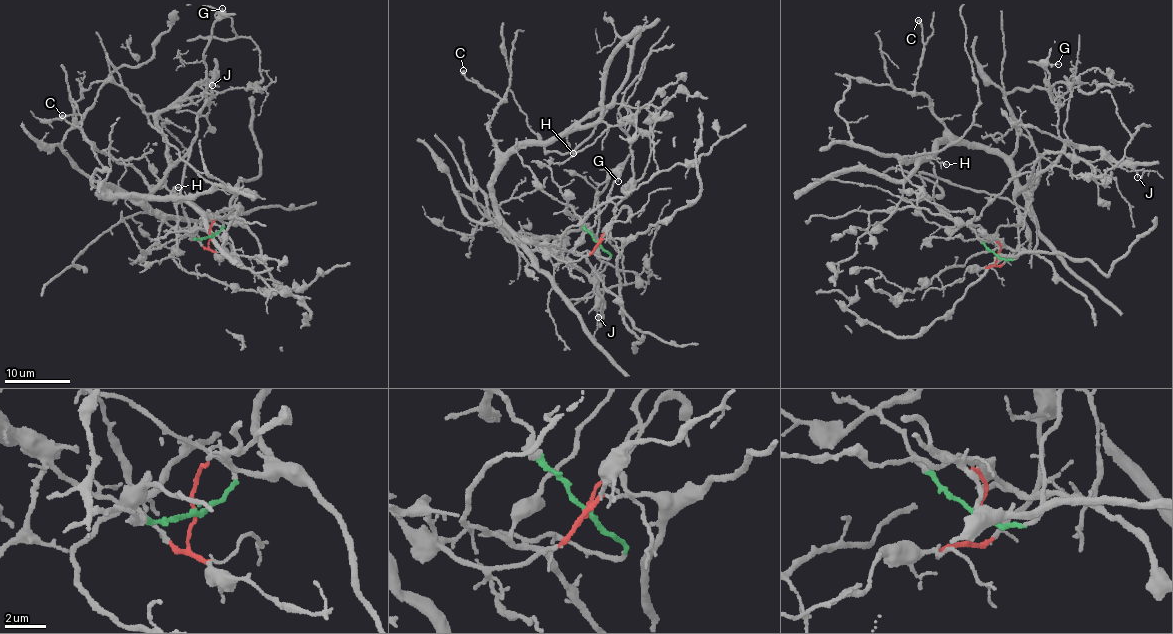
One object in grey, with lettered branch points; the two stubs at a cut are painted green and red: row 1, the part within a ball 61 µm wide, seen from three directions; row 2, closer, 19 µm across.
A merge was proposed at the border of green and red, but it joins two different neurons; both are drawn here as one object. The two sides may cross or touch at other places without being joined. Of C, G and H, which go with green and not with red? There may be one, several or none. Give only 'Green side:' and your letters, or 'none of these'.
Green side: none of these

